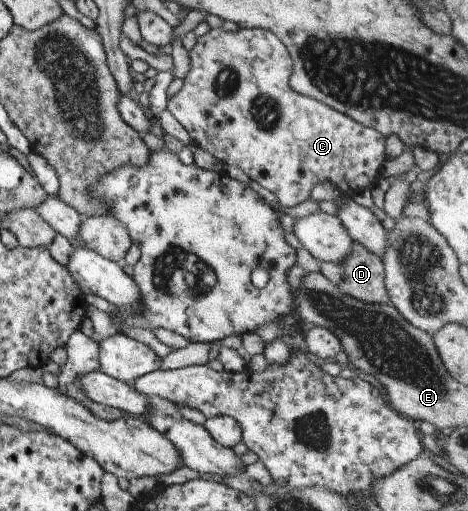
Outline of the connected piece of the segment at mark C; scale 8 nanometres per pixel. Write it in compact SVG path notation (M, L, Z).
M209 28L205 34L196 37L196 43L188 52L188 58L190 70L186 77L182 79L181 89L166 102L166 109L177 120L177 123L187 131L191 141L201 147L203 151L207 151L211 157L215 157L220 163L234 165L241 169L261 189L265 188L267 191L271 191L277 197L280 205L293 207L293 205L305 201L309 197L311 187L319 181L329 181L343 195L356 194L363 191L363 189L370 190L377 183L379 168L386 160L383 154L385 136L379 134L376 129L362 126L350 117L346 117L346 115L319 103L319 101L295 93L288 84L288 77L292 70L292 59L285 46L271 32L261 28L239 28L234 32L224 31L221 28Z

